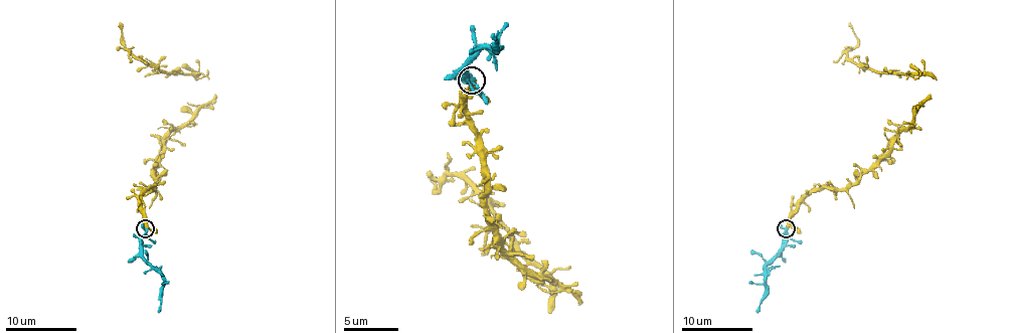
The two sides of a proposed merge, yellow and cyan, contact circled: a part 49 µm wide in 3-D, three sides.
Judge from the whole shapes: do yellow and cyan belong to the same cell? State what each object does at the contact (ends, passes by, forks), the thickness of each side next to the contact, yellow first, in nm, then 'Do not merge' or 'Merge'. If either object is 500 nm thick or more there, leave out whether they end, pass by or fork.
At the ring yellow forks. At the ring cyan forks. Thickness 280 nm (yellow) against 240 nm. Merge

